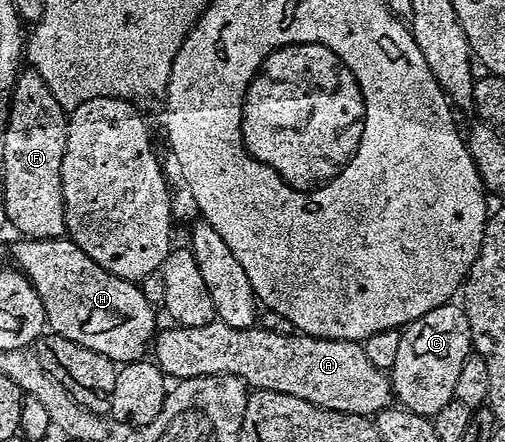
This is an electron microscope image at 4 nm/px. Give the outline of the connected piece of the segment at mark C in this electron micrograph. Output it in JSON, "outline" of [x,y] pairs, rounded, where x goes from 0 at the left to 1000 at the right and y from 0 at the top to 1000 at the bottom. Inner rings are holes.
{"outline":[[[881,688],[828,715],[798,740],[788,769],[788,808],[772,839],[782,907],[802,928],[850,941],[899,903],[899,867],[927,801],[937,799],[935,753],[917,690]]]}

